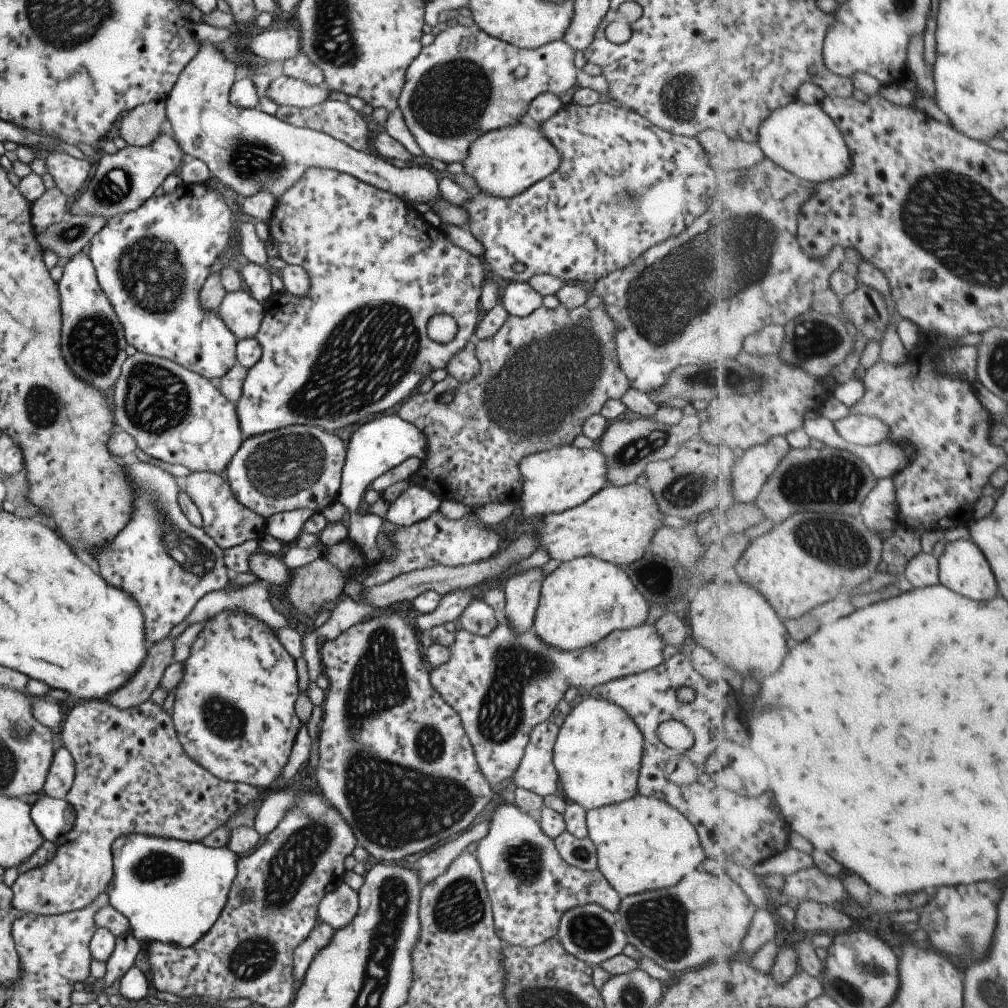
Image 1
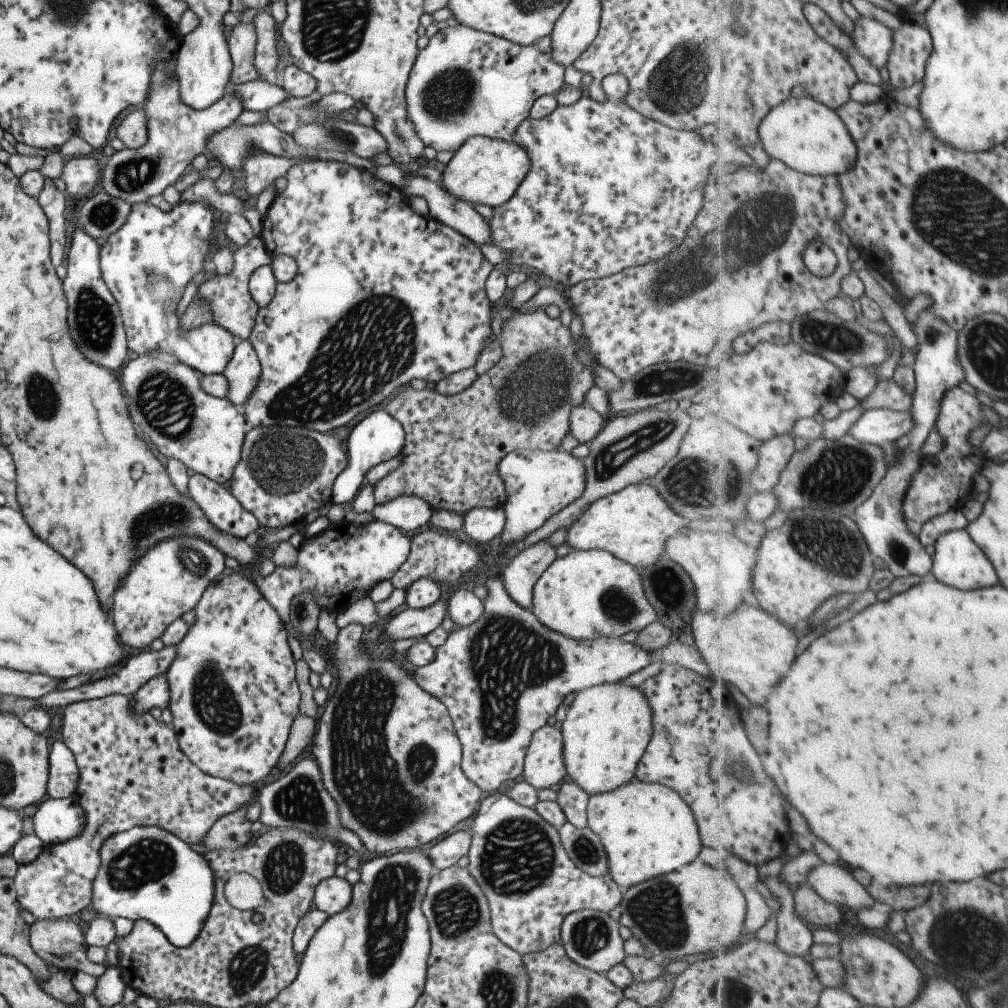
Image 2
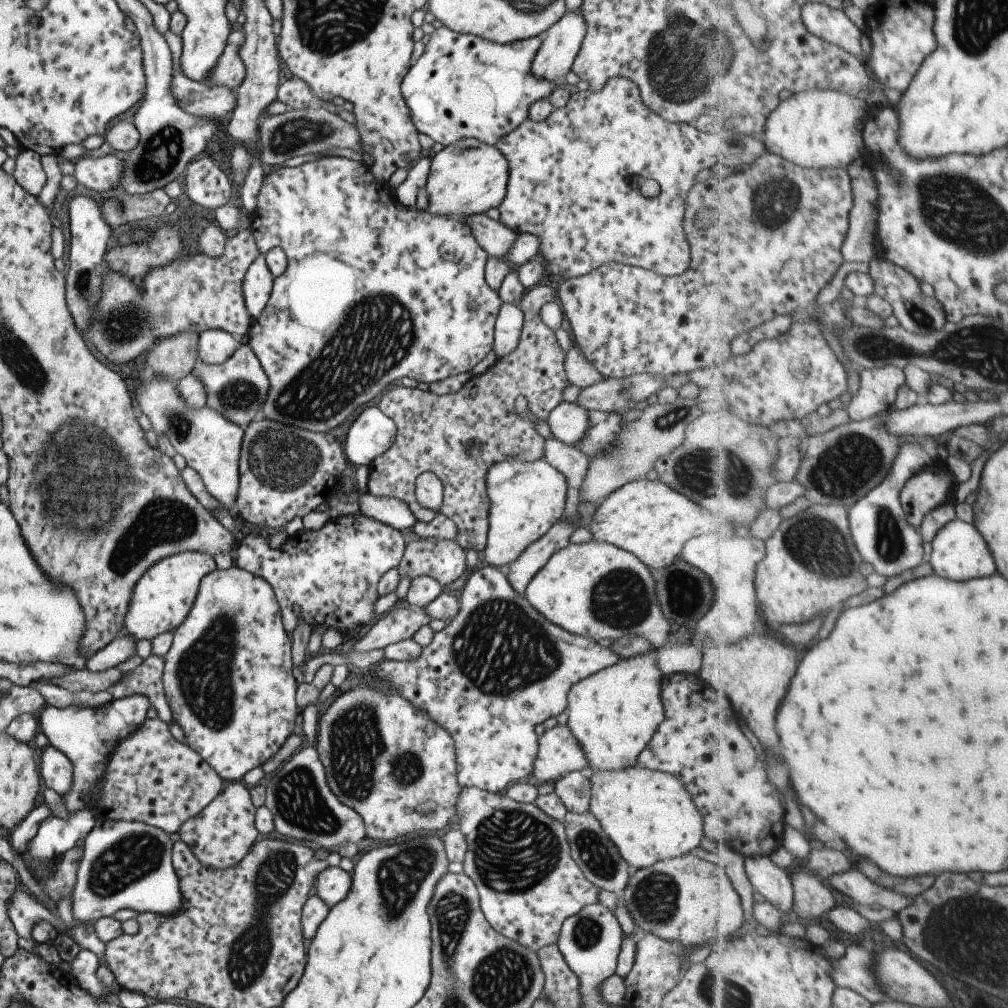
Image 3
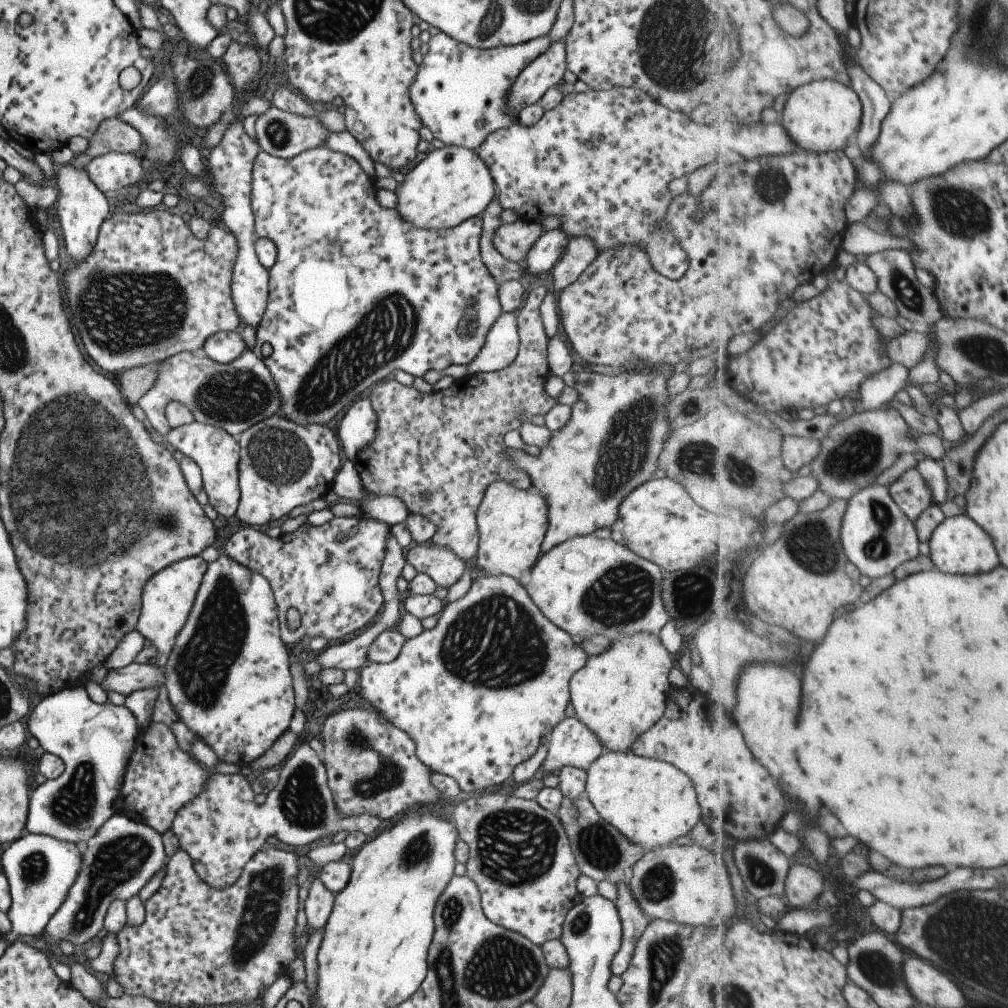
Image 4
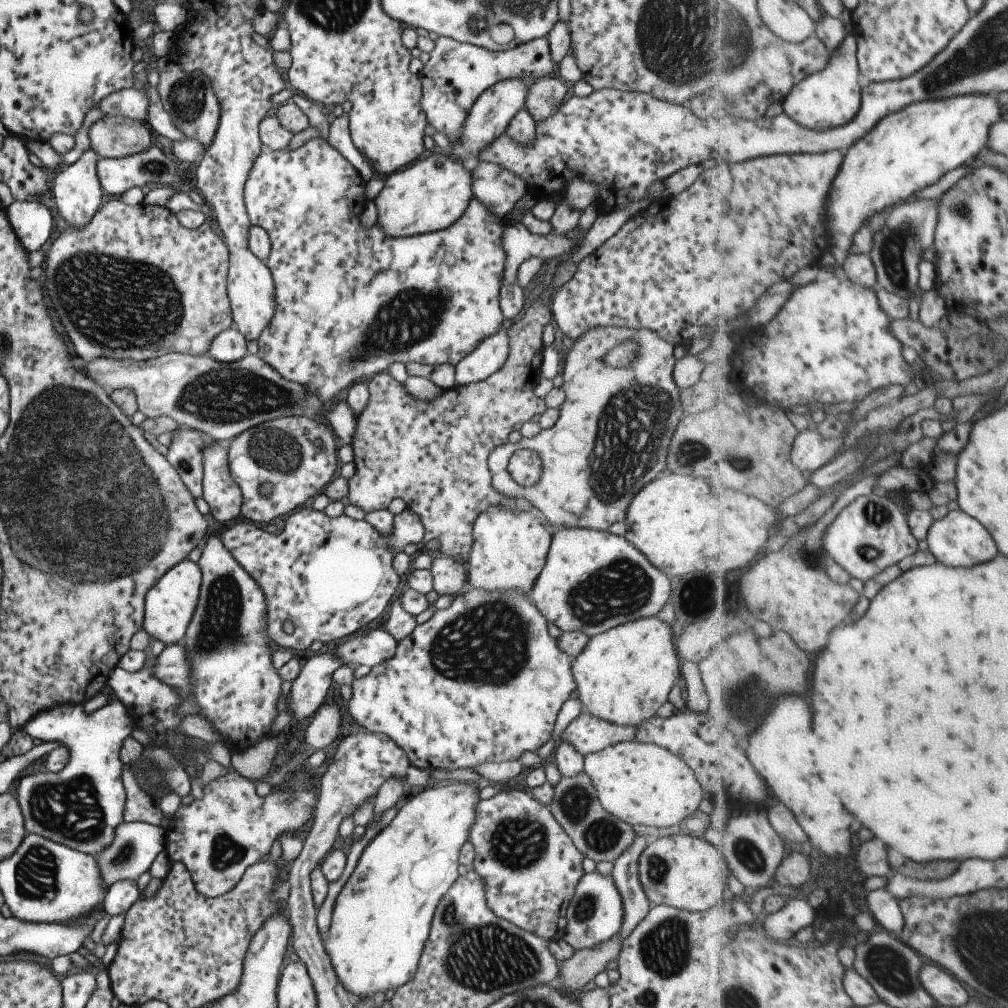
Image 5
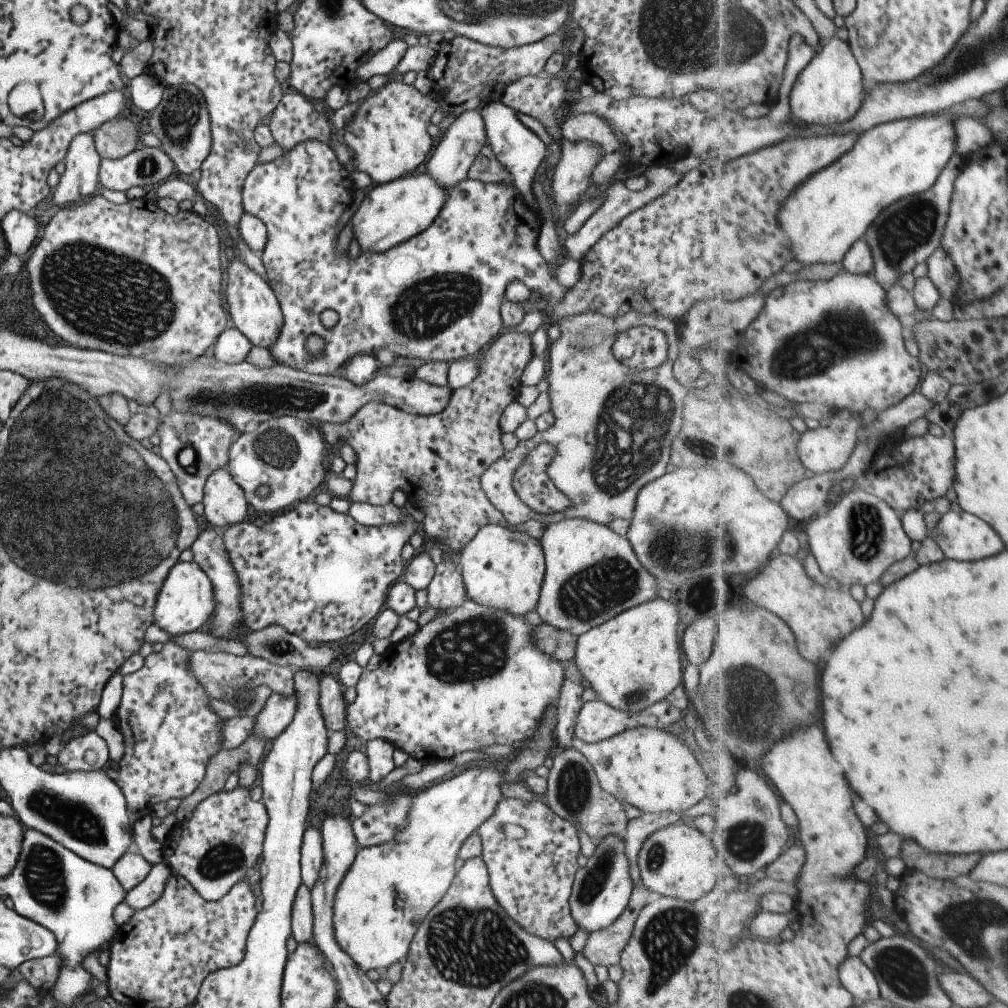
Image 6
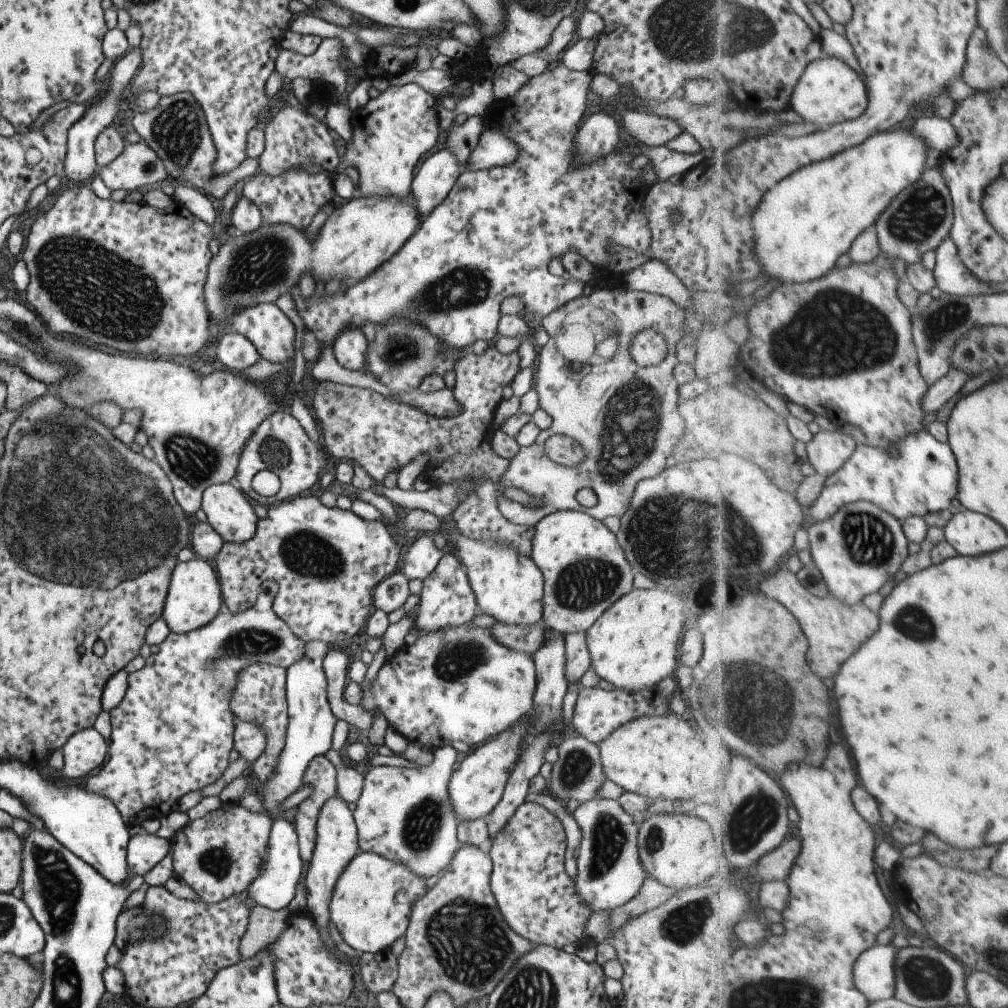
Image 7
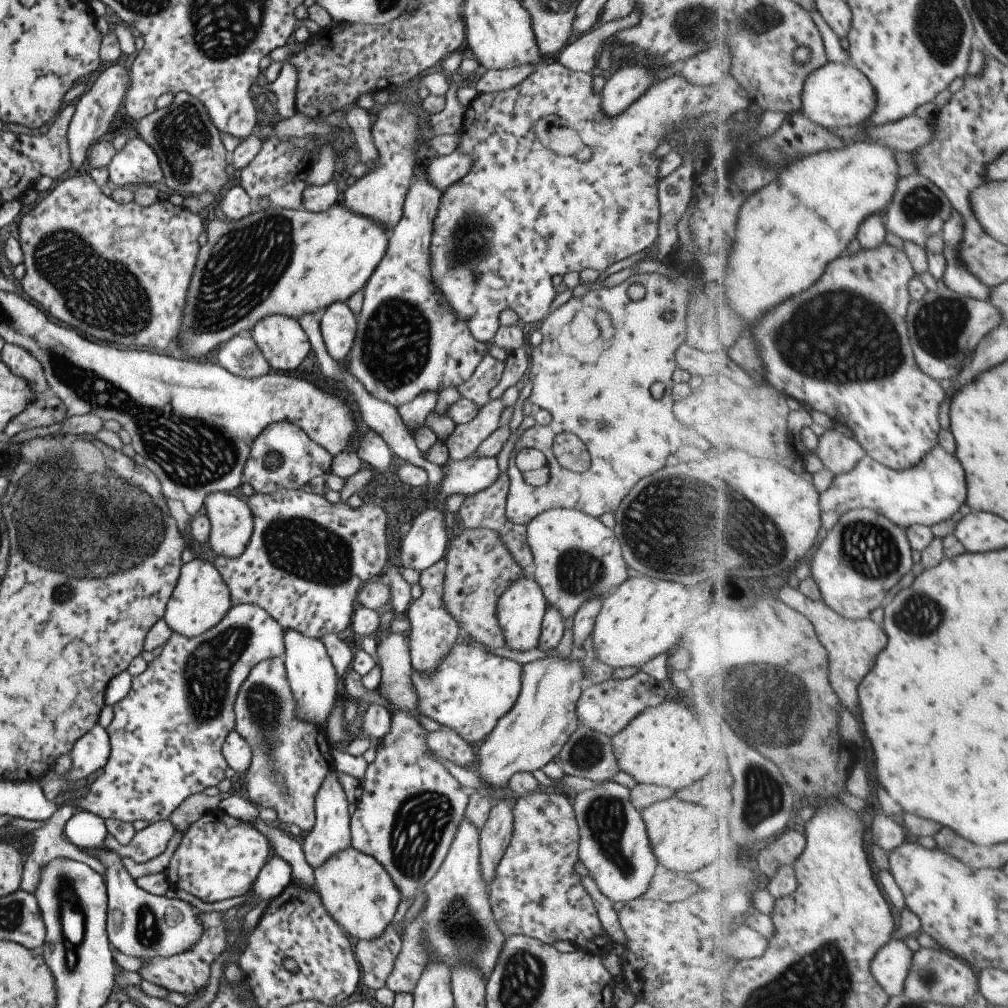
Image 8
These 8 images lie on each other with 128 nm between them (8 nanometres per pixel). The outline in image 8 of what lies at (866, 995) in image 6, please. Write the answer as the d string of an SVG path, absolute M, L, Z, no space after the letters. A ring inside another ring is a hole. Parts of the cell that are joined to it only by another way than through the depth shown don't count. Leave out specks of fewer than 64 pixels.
M904 938L893 939L872 960L872 973L891 997L905 992L914 954Z

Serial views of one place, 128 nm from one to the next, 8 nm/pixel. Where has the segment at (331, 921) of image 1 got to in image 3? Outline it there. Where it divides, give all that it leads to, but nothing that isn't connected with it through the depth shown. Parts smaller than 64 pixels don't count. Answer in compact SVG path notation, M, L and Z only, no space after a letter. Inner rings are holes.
M327 865L323 871L319 872L314 881L315 894L328 908L342 901L350 887L350 875L339 865Z

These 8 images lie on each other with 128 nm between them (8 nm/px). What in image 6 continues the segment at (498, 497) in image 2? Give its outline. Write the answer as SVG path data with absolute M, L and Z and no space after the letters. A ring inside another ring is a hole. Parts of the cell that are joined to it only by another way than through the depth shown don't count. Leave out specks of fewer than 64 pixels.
M508 329L508 331L496 337L484 352L476 355L478 356L477 374L467 386L457 387L450 391L447 406L440 413L412 415L382 401L369 401L341 424L327 421L315 423L328 447L333 447L337 437L342 436L355 453L356 473L350 477L352 481L348 498L350 502L364 502L375 506L384 505L391 502L395 490L406 492L407 499L416 502L423 509L424 517L420 525L420 532L437 537L439 540L443 538L443 540L447 540L447 544L453 550L458 551L485 525L507 528L510 530L509 532L521 532L534 539L541 537L542 524L533 519L528 519L515 526L507 524L501 513L493 508L480 488L480 476L504 453L499 443L499 437L502 434L498 425L499 416L505 406L518 395L519 376L533 357L529 341L531 334L517 334L514 329Z

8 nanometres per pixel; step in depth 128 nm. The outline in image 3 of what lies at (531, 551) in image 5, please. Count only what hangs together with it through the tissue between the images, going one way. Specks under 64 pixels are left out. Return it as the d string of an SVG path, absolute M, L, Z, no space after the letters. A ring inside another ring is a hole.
M509 457L491 465L484 479L488 528L483 558L488 565L502 570L561 518L566 501L566 478L544 458L523 461Z

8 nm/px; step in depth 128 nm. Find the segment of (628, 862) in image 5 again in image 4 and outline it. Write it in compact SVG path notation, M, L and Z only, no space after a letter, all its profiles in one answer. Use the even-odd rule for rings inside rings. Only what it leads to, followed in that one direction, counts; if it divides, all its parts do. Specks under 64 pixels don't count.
M617 881L614 885L616 886L614 905L620 918L622 935L620 947L610 962L610 974L620 975L627 968L633 947L643 930L645 930L648 919L641 910L639 903L633 898L628 883Z

